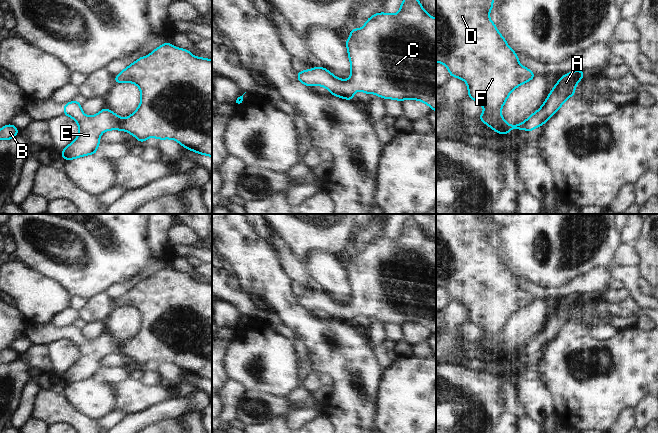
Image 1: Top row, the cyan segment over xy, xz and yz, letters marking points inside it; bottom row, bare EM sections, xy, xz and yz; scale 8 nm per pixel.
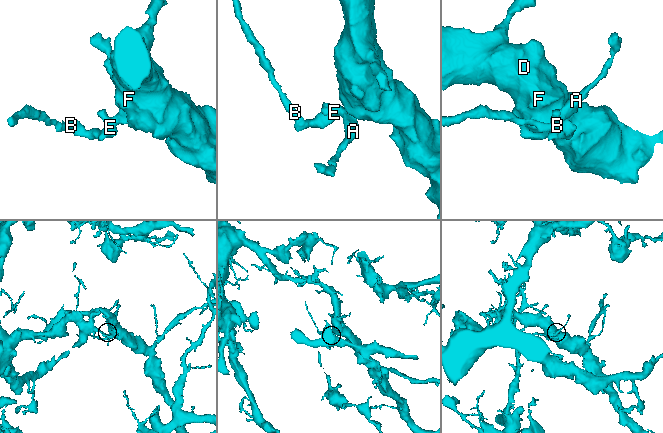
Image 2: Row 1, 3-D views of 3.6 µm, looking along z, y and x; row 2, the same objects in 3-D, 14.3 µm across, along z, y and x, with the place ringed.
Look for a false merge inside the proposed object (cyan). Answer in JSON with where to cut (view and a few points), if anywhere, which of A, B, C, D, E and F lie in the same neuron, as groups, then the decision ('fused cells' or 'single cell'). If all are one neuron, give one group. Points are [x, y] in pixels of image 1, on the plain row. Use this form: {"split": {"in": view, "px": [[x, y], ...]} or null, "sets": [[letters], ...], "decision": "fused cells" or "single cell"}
{"split": null, "sets": [["A", "B", "C", "D", "E", "F"]], "decision": "single cell"}

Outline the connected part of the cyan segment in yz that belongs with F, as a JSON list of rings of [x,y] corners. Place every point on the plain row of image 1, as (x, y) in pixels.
[[[436,214],[436,286],[443,287],[448,292],[451,301],[457,301],[467,307],[468,322],[477,325],[484,331],[484,336],[478,343],[495,354],[497,358],[503,357],[504,360],[507,360],[511,353],[531,355],[544,349],[570,320],[575,319],[575,311],[585,297],[575,294],[561,300],[539,334],[524,346],[509,349],[504,345],[500,335],[510,317],[518,310],[532,304],[536,299],[518,286],[519,280],[508,270],[496,249],[490,244],[489,237],[494,231],[492,226],[494,223],[492,214]]]

